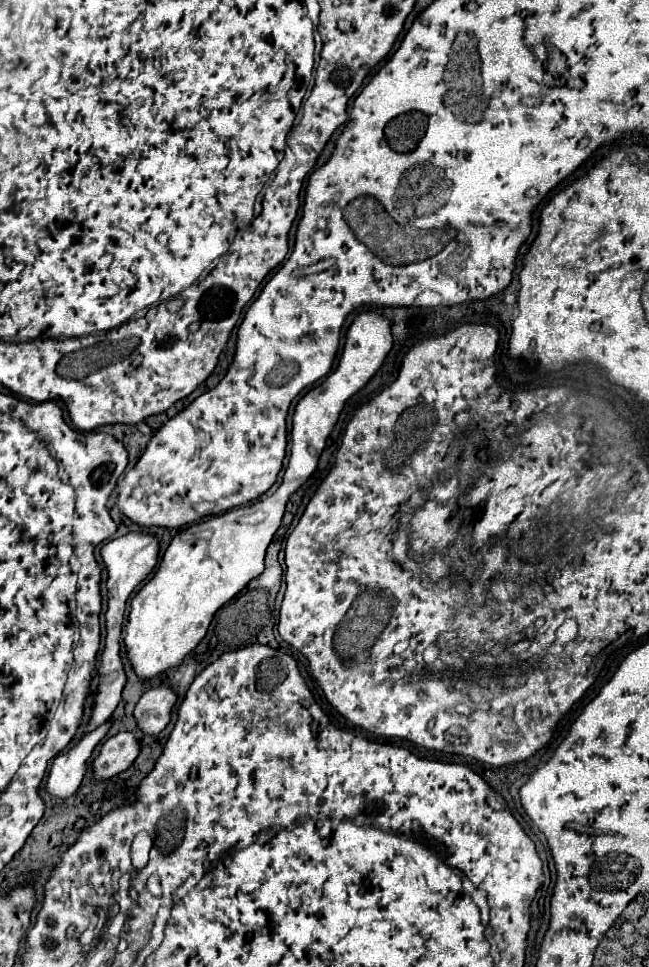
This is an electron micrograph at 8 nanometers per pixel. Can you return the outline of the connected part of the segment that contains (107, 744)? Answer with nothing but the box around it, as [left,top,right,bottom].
[92,733,140,781]

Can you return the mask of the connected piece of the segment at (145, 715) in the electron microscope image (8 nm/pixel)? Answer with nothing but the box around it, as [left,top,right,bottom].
[134,685,176,735]

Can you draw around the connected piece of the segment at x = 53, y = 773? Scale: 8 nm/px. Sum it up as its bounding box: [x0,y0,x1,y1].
[46,721,110,799]

